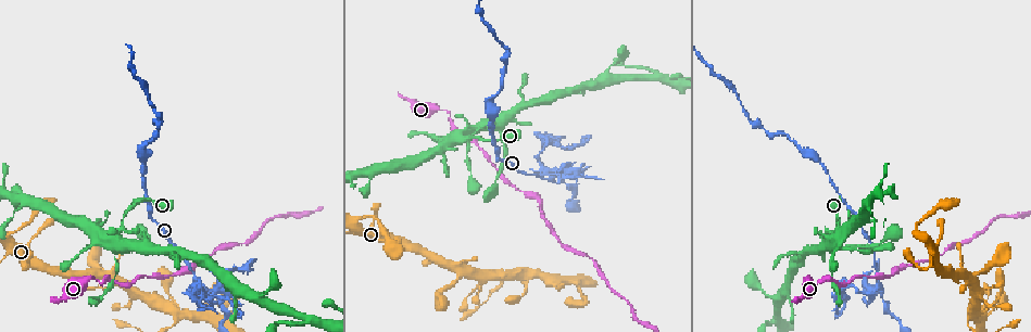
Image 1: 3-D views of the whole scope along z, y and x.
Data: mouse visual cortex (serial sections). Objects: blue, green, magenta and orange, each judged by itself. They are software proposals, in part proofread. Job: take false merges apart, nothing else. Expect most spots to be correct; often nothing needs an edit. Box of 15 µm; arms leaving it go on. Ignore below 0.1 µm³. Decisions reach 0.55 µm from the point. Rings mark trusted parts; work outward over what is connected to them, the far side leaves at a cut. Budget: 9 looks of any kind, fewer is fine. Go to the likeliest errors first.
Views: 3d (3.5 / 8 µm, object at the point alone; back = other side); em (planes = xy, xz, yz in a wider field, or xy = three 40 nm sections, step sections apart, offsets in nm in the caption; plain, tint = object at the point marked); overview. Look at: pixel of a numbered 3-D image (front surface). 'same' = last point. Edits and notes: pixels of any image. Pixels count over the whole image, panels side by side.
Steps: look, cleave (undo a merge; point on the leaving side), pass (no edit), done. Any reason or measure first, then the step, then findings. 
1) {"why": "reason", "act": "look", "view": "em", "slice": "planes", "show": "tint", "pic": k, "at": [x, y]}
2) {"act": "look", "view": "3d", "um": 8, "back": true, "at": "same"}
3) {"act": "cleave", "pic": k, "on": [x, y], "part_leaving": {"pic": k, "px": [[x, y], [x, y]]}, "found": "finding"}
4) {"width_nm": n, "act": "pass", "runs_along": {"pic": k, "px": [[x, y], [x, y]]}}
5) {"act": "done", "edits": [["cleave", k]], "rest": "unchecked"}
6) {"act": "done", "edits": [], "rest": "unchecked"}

{"why": "four or more arms meet", "act": "look", "view": "em", "slice": "xy", "step": 2, "show": "tint", "pic": 1, "at": [207, 288]}

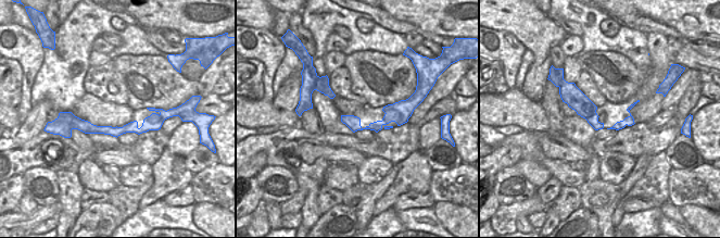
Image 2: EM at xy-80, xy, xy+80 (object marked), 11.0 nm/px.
{"act": "look", "view": "3d", "um": 3.5, "at": "same"}

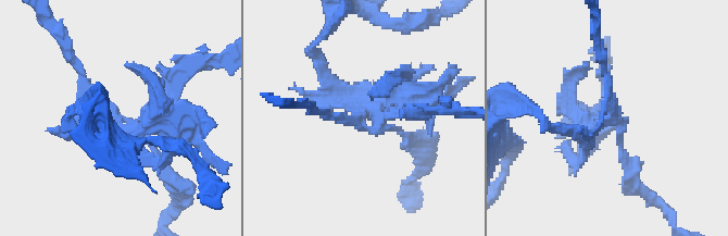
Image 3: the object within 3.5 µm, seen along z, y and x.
{"act": "cleave", "pic": 3, "on": [371, 89], "part_leaving": {"pic": 3, "px": [[359, 113], [312, 52]]}, "found": "a second cell is stuck on"}

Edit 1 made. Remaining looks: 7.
{"act": "look", "view": "overview"}

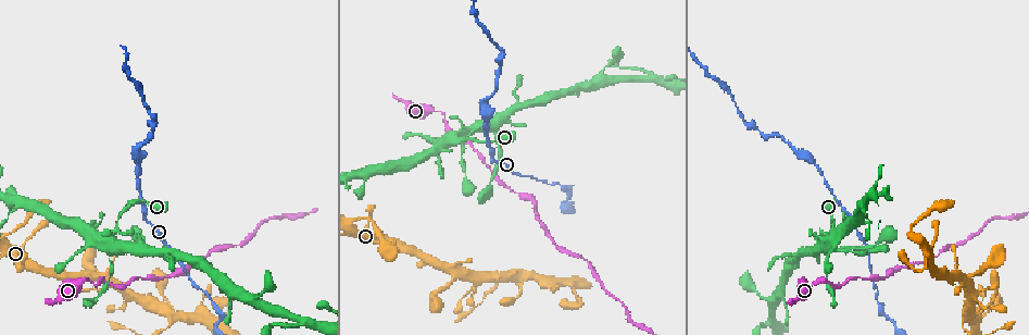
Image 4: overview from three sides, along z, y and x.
{"why": "abrupt turn", "act": "look", "view": "3d", "um": 3.5, "pic": 4, "at": [173, 314]}

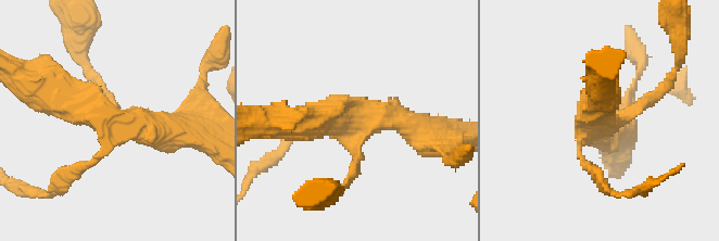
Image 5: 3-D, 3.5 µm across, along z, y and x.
{"arms": 4, "arm_widths_nm": [150, 150, 400, 500], "act": "look", "view": "em", "slice": "planes", "show": "tint", "pic": 5, "at": [351, 117]}

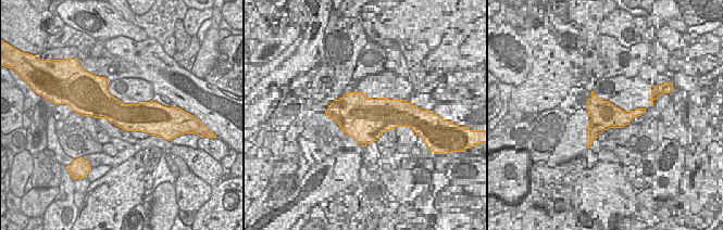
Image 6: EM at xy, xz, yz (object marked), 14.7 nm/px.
{"act": "pass", "runs_along": {"pic": 5, "px": [[50, 93], [110, 123], [180, 129]]}, "found": "continuous, no second cell"}

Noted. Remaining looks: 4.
{"why": "abrupt turn", "act": "look", "view": "3d", "um": 3.5, "pic": 4, "at": [830, 239]}

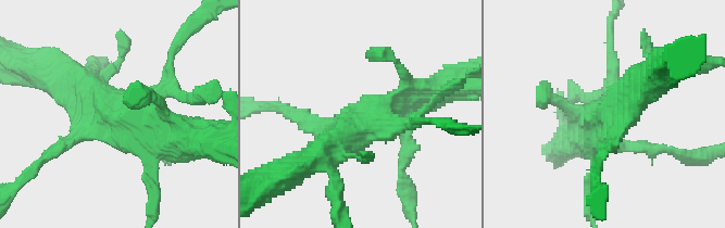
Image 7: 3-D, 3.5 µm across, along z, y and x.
{"act": "pass", "runs_along": {"pic": 7, "px": [[613, 59], [599, 139], [579, 139]]}, "found": "all the same cell"}

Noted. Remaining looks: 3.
{"why": "calibre changes", "act": "look", "view": "3d", "um": 8, "pic": 4, "at": [771, 323]}

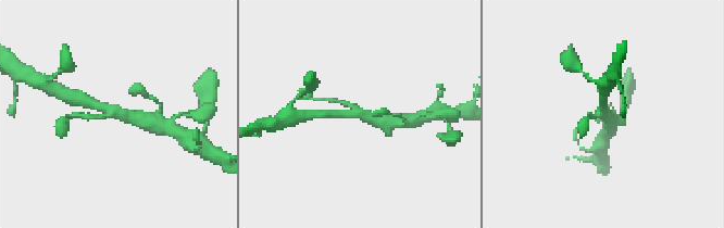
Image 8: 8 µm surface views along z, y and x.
{"why": "zoom in", "act": "look", "view": "3d", "um": 3.5, "pic": 8, "at": [110, 111]}

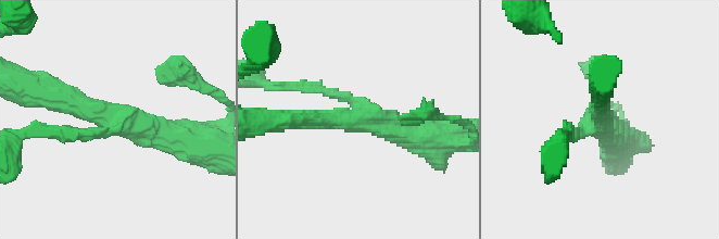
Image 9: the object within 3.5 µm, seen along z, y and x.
{"arms": 3, "arm_widths_nm": [150, 300, 400], "act": "look", "view": "em", "slice": "xy", "step": 2, "show": "tint", "pic": 9, "at": [359, 117]}

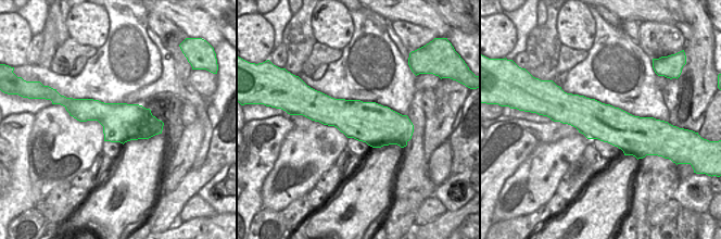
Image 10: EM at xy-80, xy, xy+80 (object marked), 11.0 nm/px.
{"act": "pass", "runs_along": {"pic": 10, "px": [[555, 117], [648, 124]]}, "found": "one cell here"}

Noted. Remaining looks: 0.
{"act": "done", "edits": [["cleave", 3]], "rest": "unchecked"}

